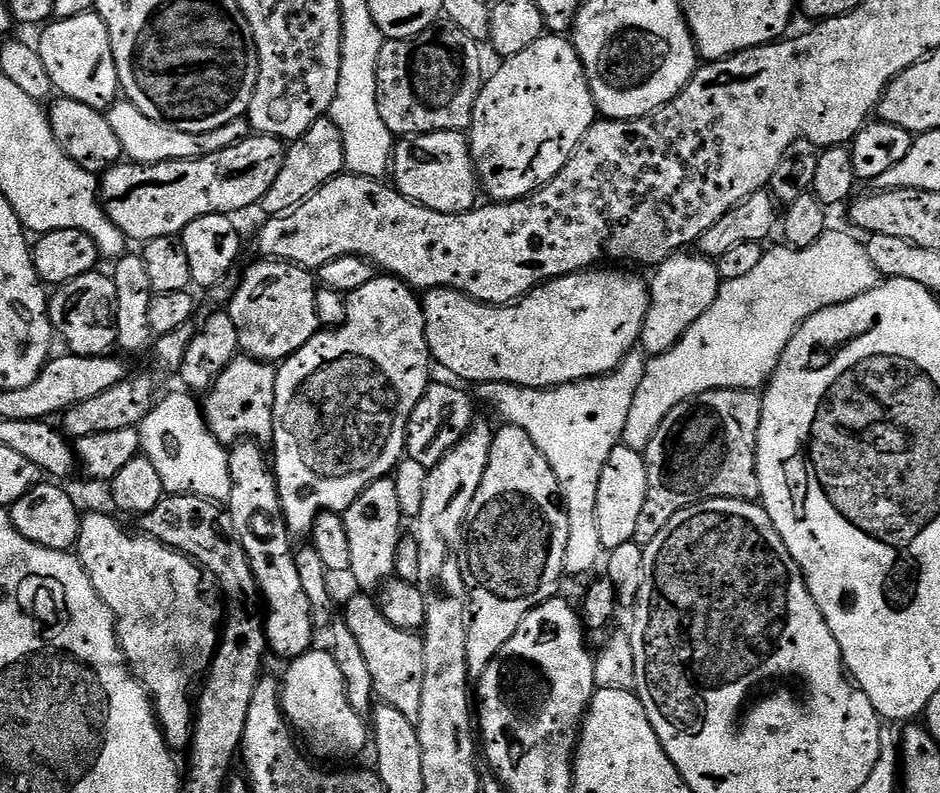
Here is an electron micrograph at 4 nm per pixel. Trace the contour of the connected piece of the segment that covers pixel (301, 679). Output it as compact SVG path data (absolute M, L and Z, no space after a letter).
M309 650L303 656L296 657L287 665L288 673L282 676L280 689L280 706L289 724L301 737L308 739L312 748L317 748L324 756L356 756L364 747L370 744L370 728L365 717L356 713L350 706L350 698L346 690L346 682L342 678L342 670L332 656L331 651L316 652Z

